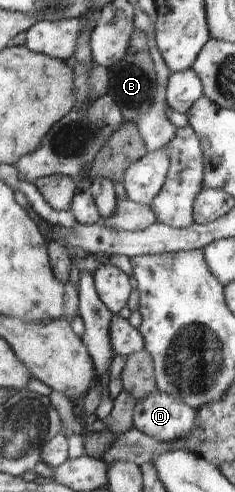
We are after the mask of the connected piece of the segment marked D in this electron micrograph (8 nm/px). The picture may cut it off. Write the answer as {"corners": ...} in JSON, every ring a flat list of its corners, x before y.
{"corners":[[156,393,136,402,133,427,159,442,180,441,192,431,196,412,192,406,176,400,167,393]]}

